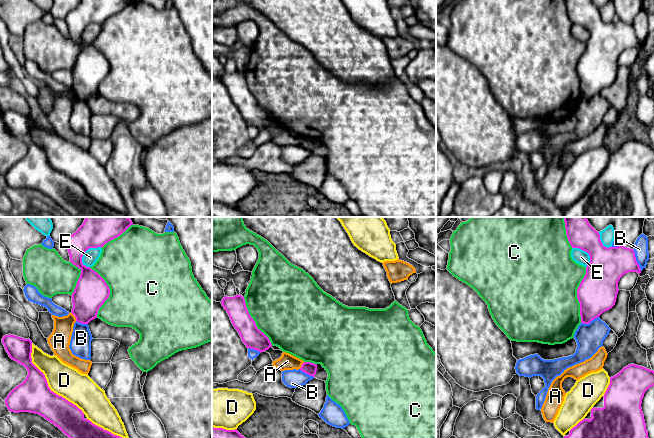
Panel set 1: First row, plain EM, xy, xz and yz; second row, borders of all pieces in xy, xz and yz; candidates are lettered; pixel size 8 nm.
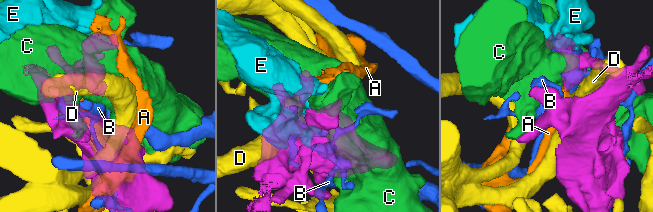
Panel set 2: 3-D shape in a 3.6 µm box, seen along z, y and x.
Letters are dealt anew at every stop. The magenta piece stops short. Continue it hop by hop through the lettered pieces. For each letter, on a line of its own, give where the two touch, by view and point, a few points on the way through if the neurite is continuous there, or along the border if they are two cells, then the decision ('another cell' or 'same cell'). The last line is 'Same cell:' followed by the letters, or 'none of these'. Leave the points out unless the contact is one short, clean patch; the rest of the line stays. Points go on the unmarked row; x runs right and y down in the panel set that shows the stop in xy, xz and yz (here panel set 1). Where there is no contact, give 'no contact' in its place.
A: meets magenta in xy at (74, 91); border along xy (71, 88), (76, 96); another cell
B: meets magenta in yz at (635, 36); another cell
C: meets magenta in yz at (577, 71); another cell
D: meets magenta in xy at (47, 159); another cell
E: meets magenta in xy at (87, 25); another cell
Same cell: none of these

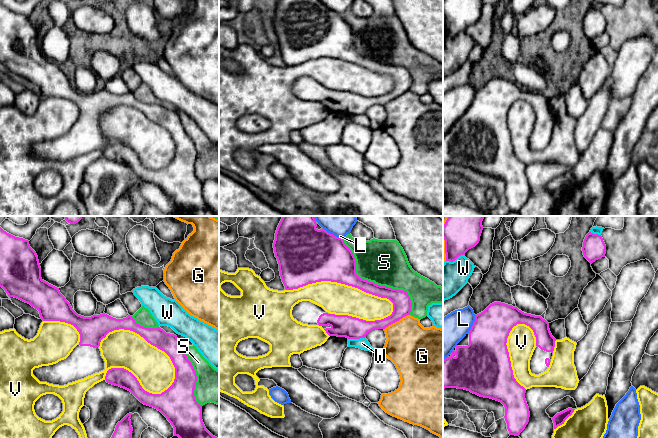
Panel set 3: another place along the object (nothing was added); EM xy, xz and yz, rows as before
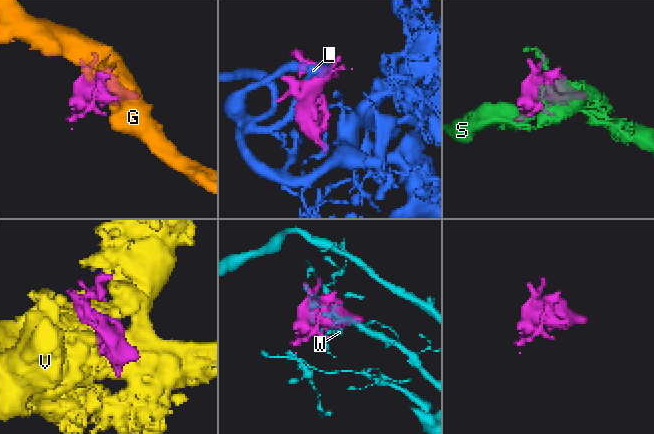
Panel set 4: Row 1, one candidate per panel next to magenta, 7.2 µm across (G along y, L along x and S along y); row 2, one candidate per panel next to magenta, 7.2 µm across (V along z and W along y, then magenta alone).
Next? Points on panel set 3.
G: meets magenta in xz at (396, 97); another cell
L: meets magenta in xz at (332, 10); another cell
S: meets magenta in xz at (374, 59); another cell
V: meets magenta in xy at (147, 117); another cell
W: meets magenta in xz at (356, 114); another cell
Same cell: none of these

